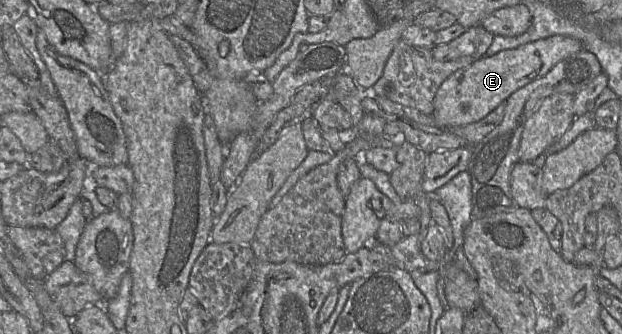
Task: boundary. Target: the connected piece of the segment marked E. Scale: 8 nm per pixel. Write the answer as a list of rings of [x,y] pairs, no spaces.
[[[553,35],[490,57],[476,58],[469,66],[454,72],[439,87],[433,101],[435,126],[448,130],[483,119],[516,90],[545,76],[558,62],[583,49],[582,43],[573,37]]]

